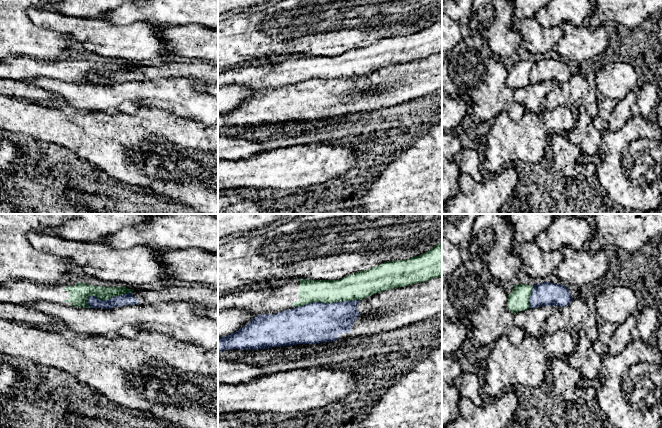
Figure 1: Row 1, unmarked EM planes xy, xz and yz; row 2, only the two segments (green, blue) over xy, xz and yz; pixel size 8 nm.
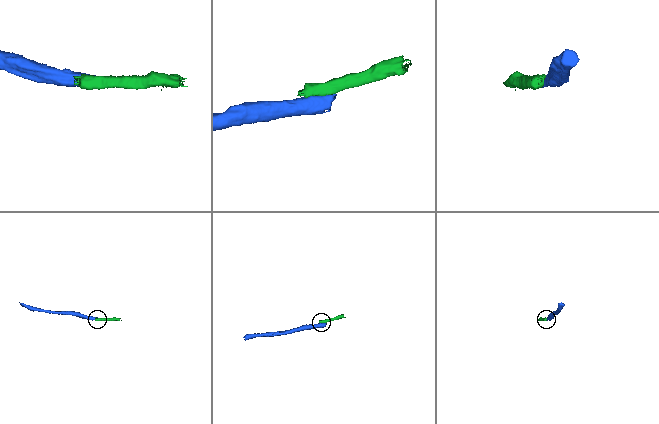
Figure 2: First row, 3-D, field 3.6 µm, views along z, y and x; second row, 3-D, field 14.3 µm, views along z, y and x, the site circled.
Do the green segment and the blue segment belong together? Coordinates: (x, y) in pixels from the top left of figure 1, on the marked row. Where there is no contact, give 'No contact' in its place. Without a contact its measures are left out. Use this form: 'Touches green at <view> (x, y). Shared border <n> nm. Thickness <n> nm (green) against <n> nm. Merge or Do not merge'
Touches green at xz (327, 302). Shared border 500 nm. Thickness 200 nm (green) against 320 nm. Do not merge

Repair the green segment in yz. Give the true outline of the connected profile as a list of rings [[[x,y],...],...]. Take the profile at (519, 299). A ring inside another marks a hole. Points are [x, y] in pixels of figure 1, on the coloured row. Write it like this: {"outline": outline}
{"outline": [[[526,284],[514,285],[512,292],[508,295],[507,308],[514,314],[528,310],[533,287]]]}

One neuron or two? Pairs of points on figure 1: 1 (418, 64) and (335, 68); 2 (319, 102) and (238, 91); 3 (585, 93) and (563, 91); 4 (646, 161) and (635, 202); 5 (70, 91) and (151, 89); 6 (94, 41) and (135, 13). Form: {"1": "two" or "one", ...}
{"1": "two", "2": "two", "3": "one", "4": "one", "5": "one", "6": "two"}

